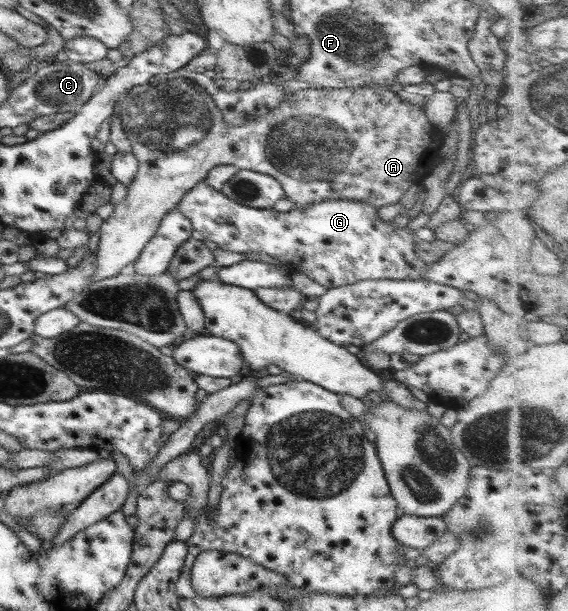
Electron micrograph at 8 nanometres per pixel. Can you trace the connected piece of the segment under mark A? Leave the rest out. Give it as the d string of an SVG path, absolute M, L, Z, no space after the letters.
M168 72L166 74L155 75L144 85L130 88L130 90L120 96L117 101L117 110L119 111L119 120L123 132L131 145L131 153L136 157L137 170L134 172L134 176L132 176L132 180L130 180L130 184L127 186L126 197L113 208L112 214L106 218L106 220L103 220L99 227L100 236L96 249L96 269L92 271L88 284L127 271L130 265L138 258L144 245L152 238L154 231L158 229L158 225L162 222L162 217L170 213L172 209L175 209L178 202L182 199L182 196L187 194L188 190L191 190L196 182L203 180L203 178L209 174L210 168L214 168L214 166L230 164L230 166L236 166L238 170L250 170L256 173L260 172L260 174L274 178L283 189L283 196L294 205L294 209L308 209L312 204L328 200L357 201L373 207L374 209L378 209L381 206L398 203L398 200L406 190L408 190L408 186L420 182L424 177L425 172L430 172L435 161L440 159L439 148L443 144L443 139L445 138L445 133L438 131L430 122L428 122L426 115L418 105L402 102L396 93L392 93L388 89L326 88L322 90L298 90L297 92L286 96L286 98L280 102L280 105L277 105L273 110L264 113L264 115L260 115L259 118L244 122L241 126L227 128L227 124L223 122L222 114L215 108L214 100L198 86L198 84L195 84L192 80L184 78L183 76Z

